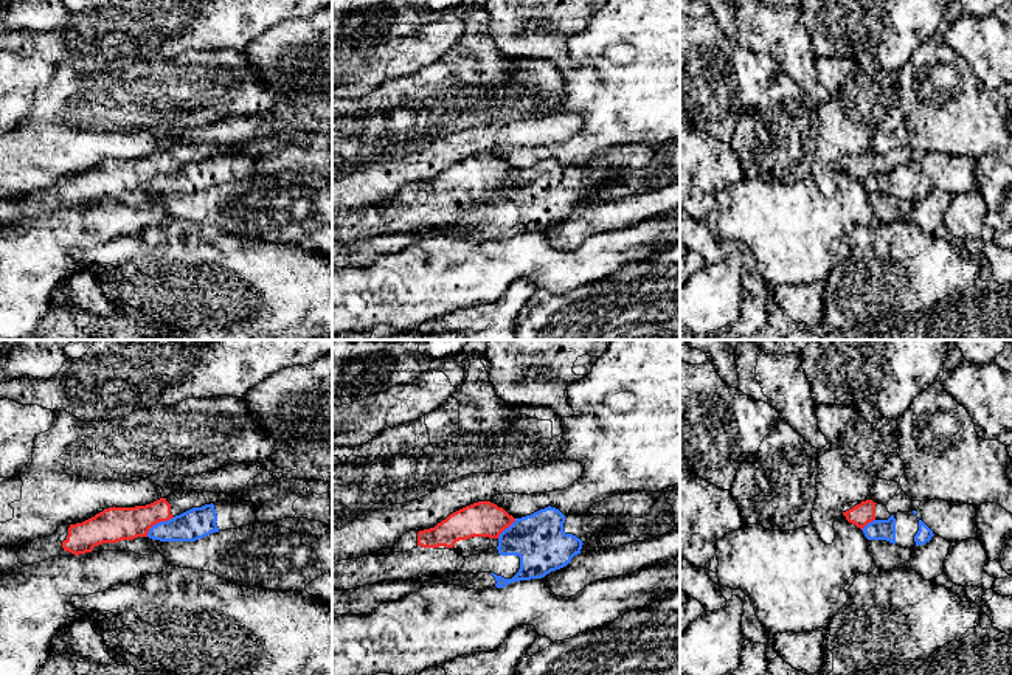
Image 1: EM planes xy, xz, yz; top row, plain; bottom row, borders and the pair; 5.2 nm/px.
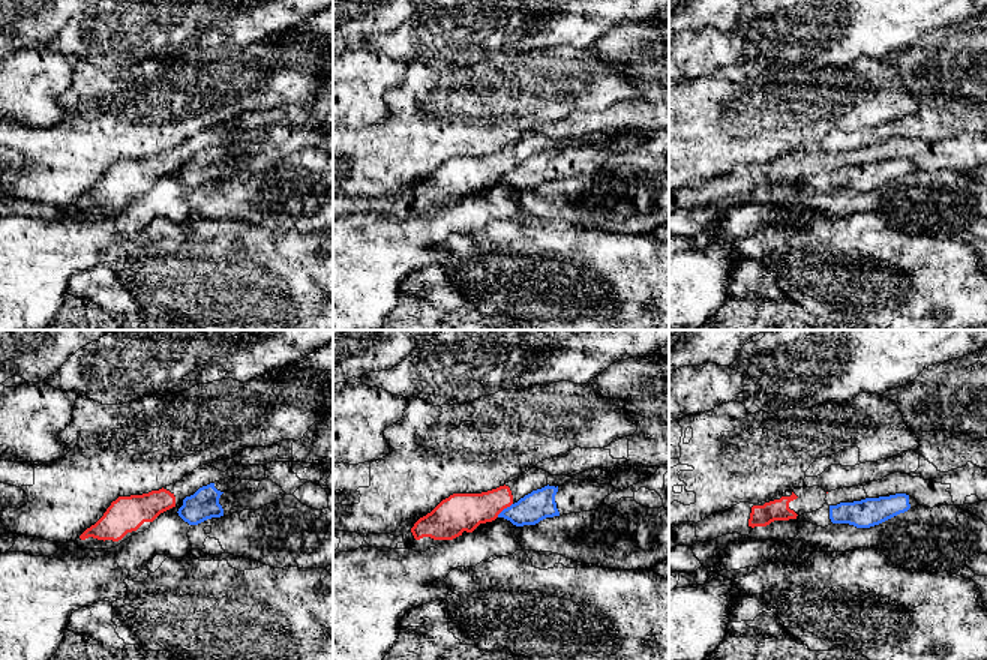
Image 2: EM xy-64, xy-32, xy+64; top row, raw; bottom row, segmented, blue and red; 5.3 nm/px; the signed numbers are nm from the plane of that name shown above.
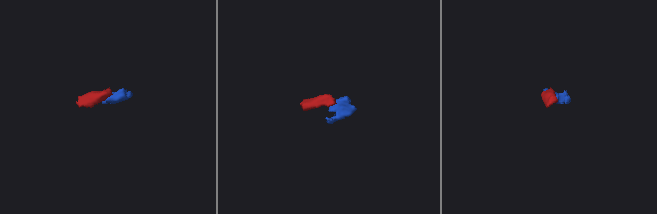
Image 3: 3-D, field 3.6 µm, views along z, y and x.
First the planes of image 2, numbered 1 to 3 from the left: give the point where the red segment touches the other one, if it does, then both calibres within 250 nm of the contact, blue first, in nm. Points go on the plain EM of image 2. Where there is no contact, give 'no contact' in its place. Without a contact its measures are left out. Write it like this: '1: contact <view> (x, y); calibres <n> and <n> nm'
1: no contact
2: contact xy-32 (504, 173); calibres 160 and 200 nm
3: no contact

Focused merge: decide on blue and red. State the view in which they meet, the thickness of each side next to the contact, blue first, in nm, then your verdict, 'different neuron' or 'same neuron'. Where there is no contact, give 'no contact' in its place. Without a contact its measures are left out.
xy | 160/180 nm | different neuron

